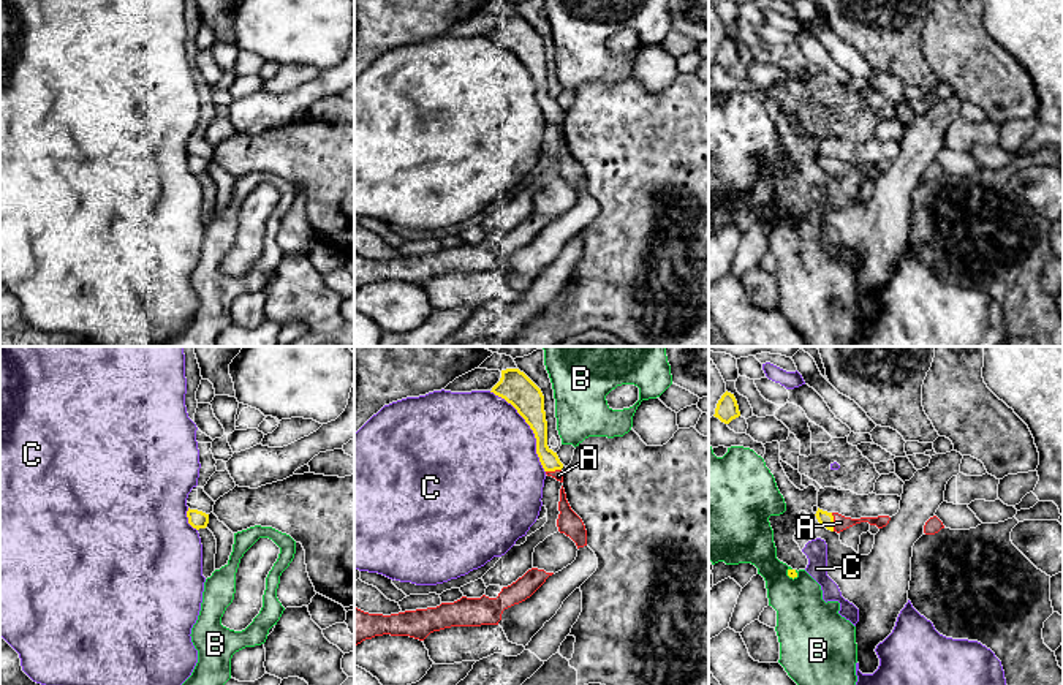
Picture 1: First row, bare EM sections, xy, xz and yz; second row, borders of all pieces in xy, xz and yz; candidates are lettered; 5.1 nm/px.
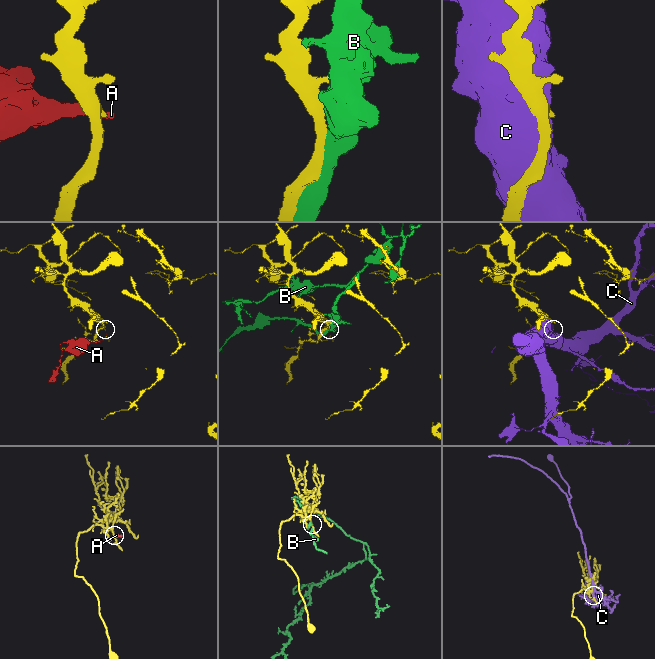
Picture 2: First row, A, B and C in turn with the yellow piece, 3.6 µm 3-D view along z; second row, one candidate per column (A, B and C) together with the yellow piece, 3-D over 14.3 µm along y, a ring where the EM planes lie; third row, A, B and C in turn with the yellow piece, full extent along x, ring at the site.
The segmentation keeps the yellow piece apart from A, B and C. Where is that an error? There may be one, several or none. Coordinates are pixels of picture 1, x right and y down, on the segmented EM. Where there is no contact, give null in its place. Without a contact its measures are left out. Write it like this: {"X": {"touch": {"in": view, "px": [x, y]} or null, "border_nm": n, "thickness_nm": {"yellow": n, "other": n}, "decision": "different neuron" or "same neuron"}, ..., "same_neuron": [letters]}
{"A": {"touch": {"in": "yz", "px": [832, 522]}, "border_nm": 100, "thickness_nm": {"yellow": 80, "other": 80}, "decision": "same neuron"}, "B": {"touch": {"in": "yz", "px": [791, 576]}, "border_nm": 70, "thickness_nm": {"yellow": 50, "other": 300}, "decision": "different neuron"}, "C": {"touch": {"in": "xz", "px": [530, 427]}, "border_nm": 500, "thickness_nm": {"yellow": 170, "other": 480}, "decision": "different neuron"}, "same_neuron": ["A"]}

